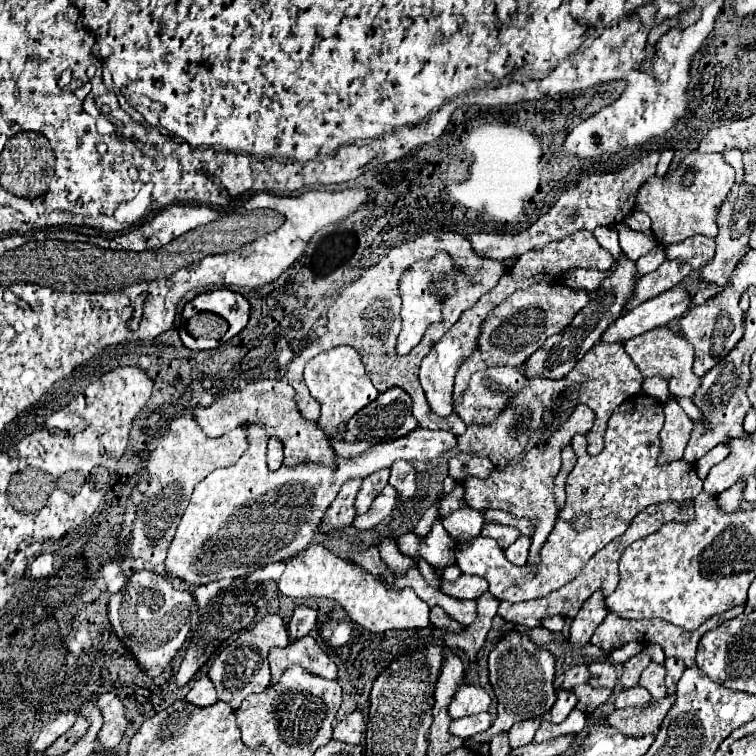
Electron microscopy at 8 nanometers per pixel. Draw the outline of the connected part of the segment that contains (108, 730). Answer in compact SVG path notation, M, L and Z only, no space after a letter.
M113 692L100 694L98 706L104 721L98 733L98 739L106 750L114 750L118 742L122 740L124 730L128 726L128 720L124 715L125 708Z

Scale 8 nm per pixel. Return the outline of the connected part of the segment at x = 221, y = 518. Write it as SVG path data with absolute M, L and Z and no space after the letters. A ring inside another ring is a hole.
M246 424L246 432L250 446L238 464L214 470L194 488L192 500L168 548L166 570L186 582L208 584L224 578L240 578L266 564L294 558L300 550L308 548L322 516L348 478L366 478L380 468L392 466L398 458L428 462L456 448L458 442L448 430L416 428L404 438L378 442L368 454L352 460L338 456L336 470L322 464L308 464L294 468L280 466L276 472L270 472L266 468L266 432L256 424ZM188 546L202 546L202 554L194 554L194 566L188 566Z

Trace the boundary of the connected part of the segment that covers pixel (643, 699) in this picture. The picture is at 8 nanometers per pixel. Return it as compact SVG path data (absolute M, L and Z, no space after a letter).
M634 686L628 690L622 690L616 698L616 708L628 708L628 706L646 706L648 702L654 702L646 688Z

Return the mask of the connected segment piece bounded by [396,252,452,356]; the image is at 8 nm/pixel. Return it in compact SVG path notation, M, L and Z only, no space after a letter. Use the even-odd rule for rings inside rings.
M436 254L436 258L428 260L428 262L416 262L416 266L410 266L408 270L404 270L402 274L402 284L398 284L400 290L400 298L402 298L402 330L398 334L398 342L396 342L396 354L404 356L408 354L424 336L426 328L434 322L440 322L442 318L442 298L440 292L436 290L436 282L440 282L440 278L444 274L452 274L452 256L450 254Z

